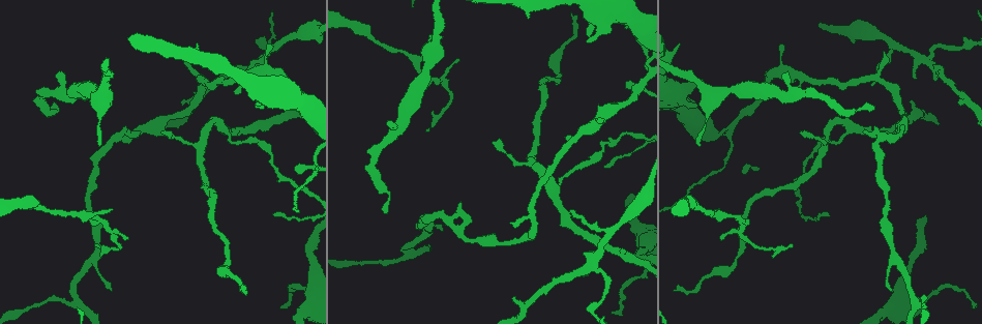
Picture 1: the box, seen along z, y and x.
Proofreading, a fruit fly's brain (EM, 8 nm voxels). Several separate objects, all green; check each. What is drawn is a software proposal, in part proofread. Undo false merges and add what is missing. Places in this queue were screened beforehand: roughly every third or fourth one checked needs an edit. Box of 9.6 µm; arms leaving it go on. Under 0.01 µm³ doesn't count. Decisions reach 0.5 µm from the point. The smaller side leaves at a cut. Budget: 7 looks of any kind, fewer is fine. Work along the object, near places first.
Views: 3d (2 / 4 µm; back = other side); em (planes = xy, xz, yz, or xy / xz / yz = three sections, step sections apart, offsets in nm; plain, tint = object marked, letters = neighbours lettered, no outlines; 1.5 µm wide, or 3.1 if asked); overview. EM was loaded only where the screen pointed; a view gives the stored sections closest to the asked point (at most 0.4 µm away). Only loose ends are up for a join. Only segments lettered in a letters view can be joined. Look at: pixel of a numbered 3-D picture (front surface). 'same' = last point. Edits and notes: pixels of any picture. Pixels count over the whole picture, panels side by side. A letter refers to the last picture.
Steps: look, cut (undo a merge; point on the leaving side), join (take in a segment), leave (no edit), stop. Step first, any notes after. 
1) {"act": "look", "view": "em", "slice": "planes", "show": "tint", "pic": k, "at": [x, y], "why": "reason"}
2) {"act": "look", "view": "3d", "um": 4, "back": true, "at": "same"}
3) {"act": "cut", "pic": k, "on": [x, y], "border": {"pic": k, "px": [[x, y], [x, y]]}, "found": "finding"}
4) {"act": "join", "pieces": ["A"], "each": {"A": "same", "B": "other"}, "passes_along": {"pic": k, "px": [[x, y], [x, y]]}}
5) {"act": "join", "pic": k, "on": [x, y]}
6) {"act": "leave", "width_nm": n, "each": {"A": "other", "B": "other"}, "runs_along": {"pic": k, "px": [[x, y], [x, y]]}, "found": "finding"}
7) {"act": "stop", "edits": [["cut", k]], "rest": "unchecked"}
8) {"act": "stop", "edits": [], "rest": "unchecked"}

{"act": "look", "view": "3d", "um": 4, "pic": 1, "at": [601, 119], "why": "thin end"}

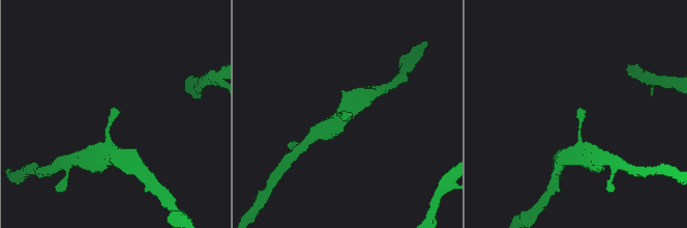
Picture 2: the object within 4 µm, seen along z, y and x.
{"act": "look", "view": "em", "slice": "planes", "show": "plain", "pic": 2, "at": [112, 108], "why": "shape alone is not enough"}

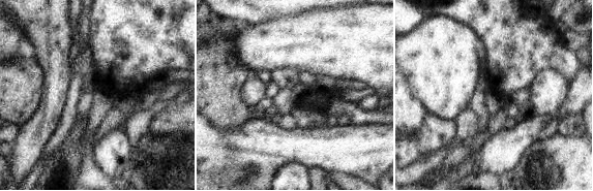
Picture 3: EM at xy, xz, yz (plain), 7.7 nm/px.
{"act": "look", "view": "em", "slice": "planes", "show": "letters", "at": "same", "why": "see the neighbours"}

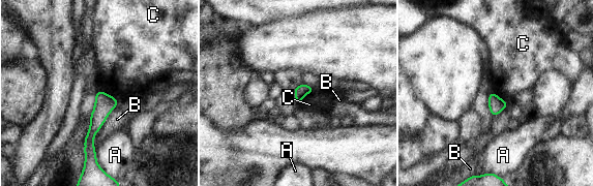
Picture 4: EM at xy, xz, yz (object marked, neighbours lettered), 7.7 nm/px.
{"act": "leave", "longest_contact_nm": ["B", 400], "each": {"A": "other", "B": "other", "C": "other"}, "border": {"pic": 4, "px": [[493, 91], [508, 103]]}, "found": "none of them fits"}

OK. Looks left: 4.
{"act": "look", "view": "em", "slice": "xz", "step": 4, "show": "letters", "pic": 1, "at": [110, 209], "why": "tapers out"}

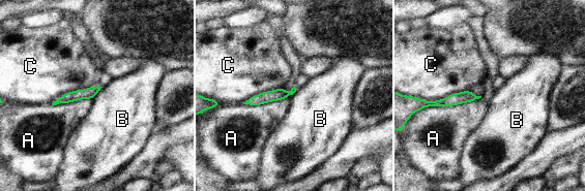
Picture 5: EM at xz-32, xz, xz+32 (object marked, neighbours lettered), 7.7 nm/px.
{"act": "leave", "each": {"A": "other", "B": "other", "C": "other"}, "found": "no lettered segment goes on from it"}

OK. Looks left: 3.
{"act": "look", "view": "em", "slice": "xz", "step": 4, "show": "tint", "pic": 1, "at": [239, 290], "why": "thin end"}

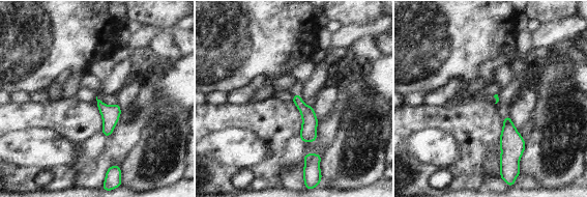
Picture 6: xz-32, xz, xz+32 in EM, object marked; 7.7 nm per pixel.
{"act": "look", "view": "em", "slice": "xz", "step": 4, "show": "letters", "at": "same"}

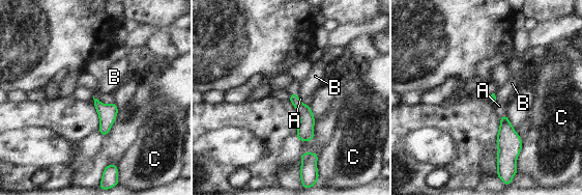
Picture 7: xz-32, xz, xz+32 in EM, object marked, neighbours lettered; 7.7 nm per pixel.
{"act": "leave", "each": {"A": "other", "B": "other", "C": "other"}, "border": {"pic": 7, "px": [[505, 114], [499, 117]]}, "found": "no lettered segment goes on from it"}

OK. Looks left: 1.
{"act": "stop", "edits": [], "rest": "unchecked"}

